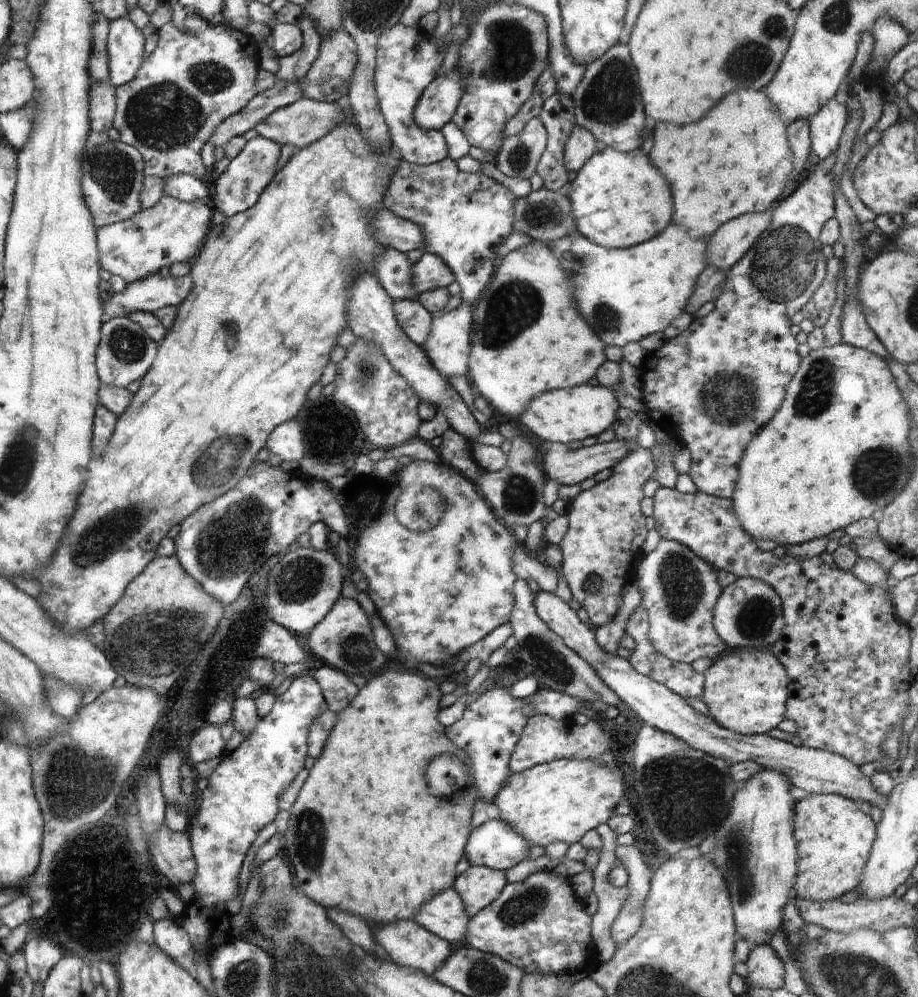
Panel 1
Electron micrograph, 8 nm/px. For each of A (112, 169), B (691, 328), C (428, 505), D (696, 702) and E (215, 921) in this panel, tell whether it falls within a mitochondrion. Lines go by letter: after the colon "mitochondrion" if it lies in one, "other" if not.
A: mitochondrion
B: other
C: mitochondrion
D: other
E: other

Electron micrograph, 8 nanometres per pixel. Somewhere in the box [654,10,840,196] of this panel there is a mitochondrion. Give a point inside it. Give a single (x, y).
(746, 64)

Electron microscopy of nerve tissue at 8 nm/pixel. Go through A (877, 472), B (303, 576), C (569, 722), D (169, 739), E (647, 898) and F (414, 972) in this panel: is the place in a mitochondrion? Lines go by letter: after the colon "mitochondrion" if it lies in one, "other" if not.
A: mitochondrion
B: mitochondrion
C: other
D: other
E: other
F: other

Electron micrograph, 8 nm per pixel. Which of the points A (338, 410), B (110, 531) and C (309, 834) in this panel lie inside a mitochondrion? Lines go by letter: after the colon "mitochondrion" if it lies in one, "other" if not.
A: mitochondrion
B: mitochondrion
C: mitochondrion

